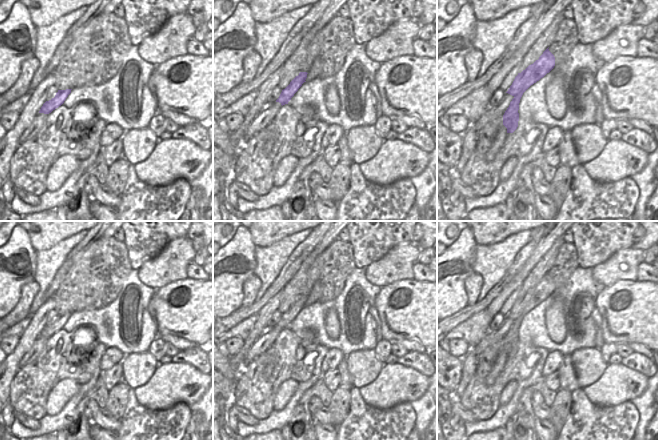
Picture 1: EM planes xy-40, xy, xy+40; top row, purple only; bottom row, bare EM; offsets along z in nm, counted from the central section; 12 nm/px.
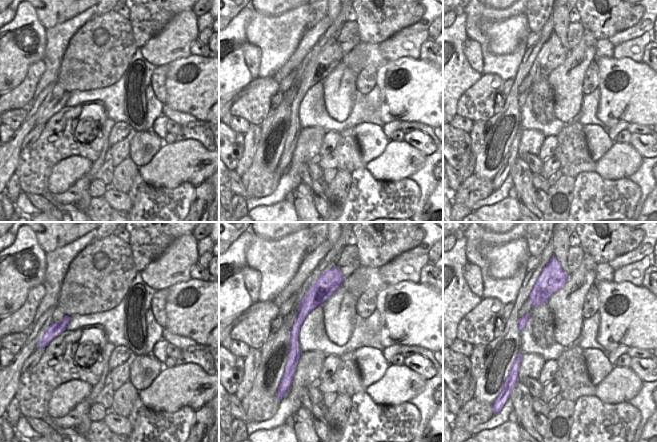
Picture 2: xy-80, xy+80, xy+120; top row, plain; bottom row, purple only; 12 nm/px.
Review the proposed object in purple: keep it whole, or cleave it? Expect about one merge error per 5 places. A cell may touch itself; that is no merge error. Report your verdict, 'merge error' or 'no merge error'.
merge error

